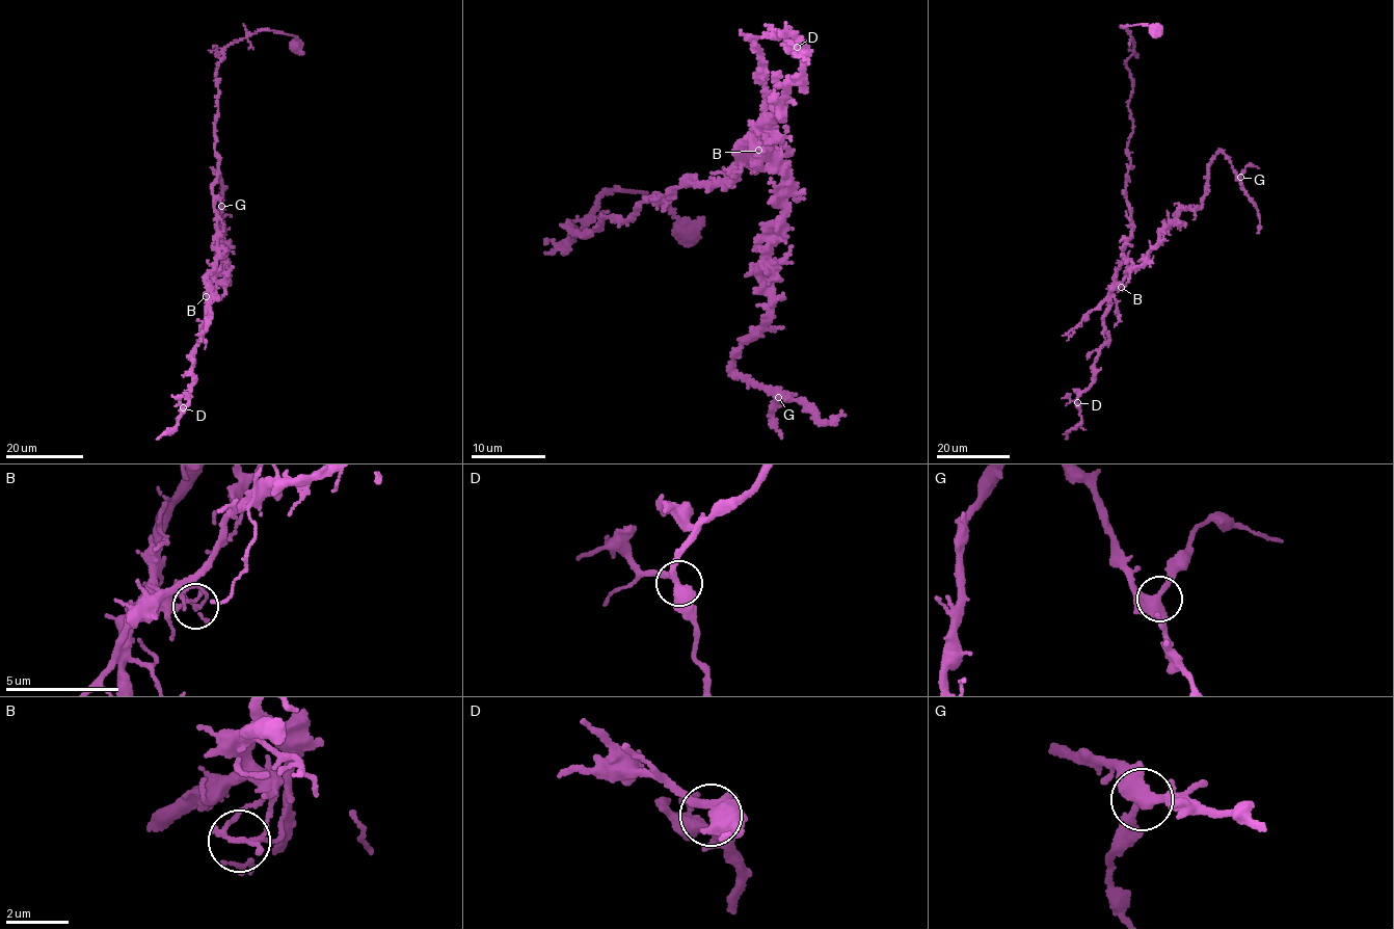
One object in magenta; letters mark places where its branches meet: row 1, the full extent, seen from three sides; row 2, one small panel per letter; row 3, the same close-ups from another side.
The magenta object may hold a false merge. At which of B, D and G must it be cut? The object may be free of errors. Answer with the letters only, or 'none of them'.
B

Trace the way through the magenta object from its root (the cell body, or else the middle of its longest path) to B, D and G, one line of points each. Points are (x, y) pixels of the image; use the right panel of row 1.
B: (1155, 30), (1121, 26), (1135, 49), (1126, 63), (1132, 233), (1121, 287)
D: (1155, 30), (1121, 26), (1135, 48), (1126, 63), (1132, 233), (1103, 318), (1109, 341), (1077, 402)
G: (1155, 30), (1121, 26), (1135, 48), (1128, 271), (1177, 213), (1201, 206), (1218, 154), (1240, 177)

